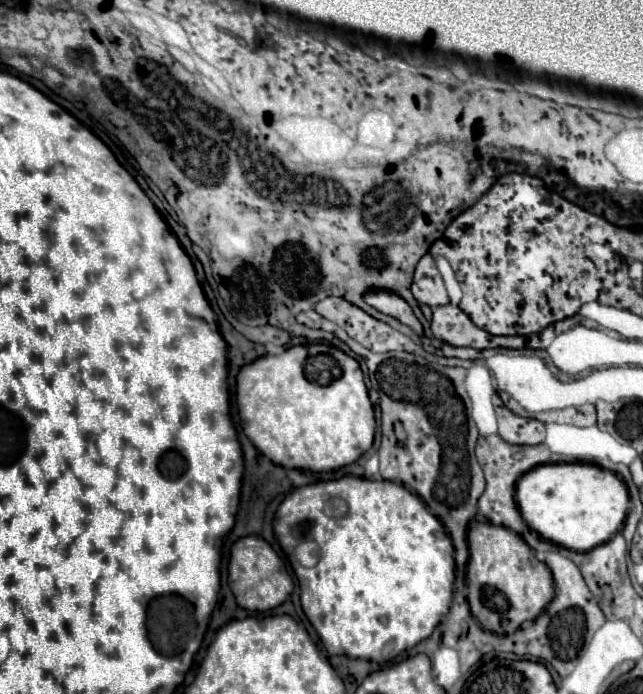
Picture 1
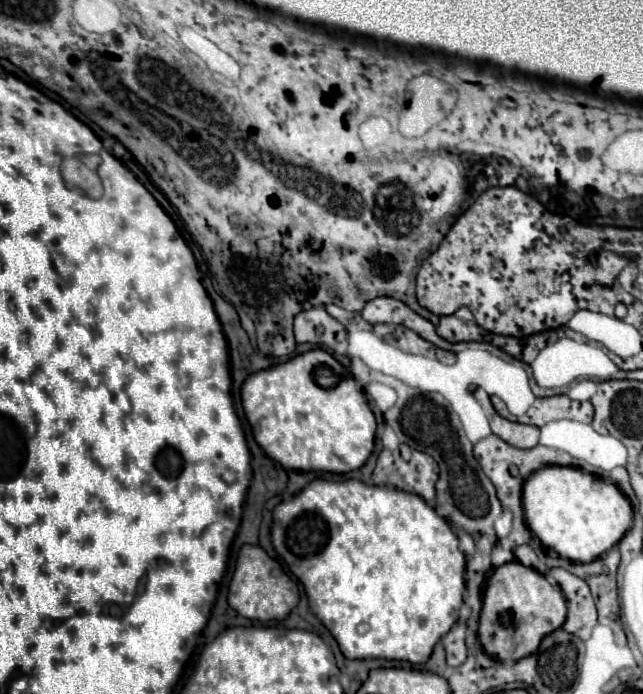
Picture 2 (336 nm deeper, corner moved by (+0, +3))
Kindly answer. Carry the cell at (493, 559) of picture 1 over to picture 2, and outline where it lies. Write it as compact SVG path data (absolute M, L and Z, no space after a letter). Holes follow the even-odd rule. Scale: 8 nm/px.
M510 561L492 571L482 597L478 619L478 639L484 651L500 661L518 661L534 653L548 633L558 629L566 619L564 593L550 585L542 573L520 561Z

